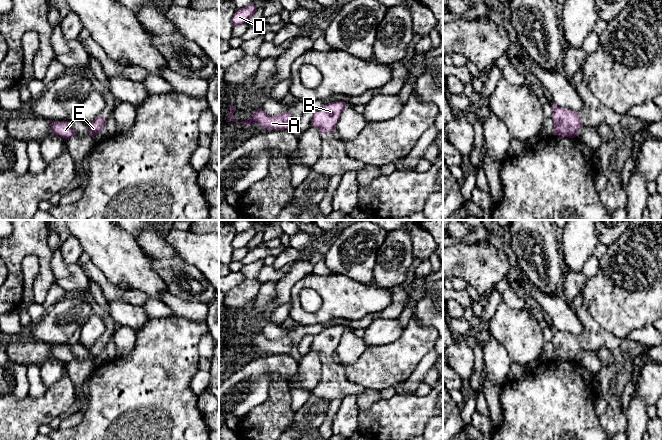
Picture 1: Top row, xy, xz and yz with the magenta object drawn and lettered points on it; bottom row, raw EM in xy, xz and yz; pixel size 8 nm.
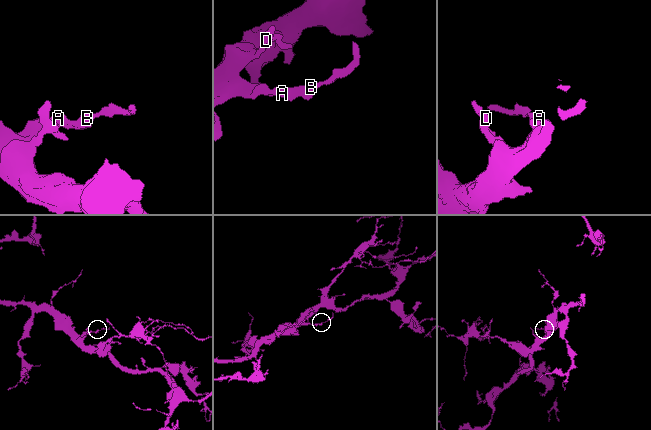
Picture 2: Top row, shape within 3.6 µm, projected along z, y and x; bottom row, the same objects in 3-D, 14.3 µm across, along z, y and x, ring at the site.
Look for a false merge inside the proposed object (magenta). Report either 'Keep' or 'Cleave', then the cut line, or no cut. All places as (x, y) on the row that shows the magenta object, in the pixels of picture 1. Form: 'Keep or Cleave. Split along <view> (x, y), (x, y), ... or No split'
Keep. No split

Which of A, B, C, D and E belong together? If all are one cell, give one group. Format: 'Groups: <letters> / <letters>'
Groups: A B C D E

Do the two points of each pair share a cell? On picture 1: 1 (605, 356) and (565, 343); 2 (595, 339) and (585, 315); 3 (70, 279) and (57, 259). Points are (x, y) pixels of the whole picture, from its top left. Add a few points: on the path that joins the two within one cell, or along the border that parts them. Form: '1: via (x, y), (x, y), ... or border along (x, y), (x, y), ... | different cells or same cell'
1: border along (593, 349), (606, 347), (612, 351) | different cells
2: via (593, 333), (588, 321) | same cell
3: via (65, 274), (58, 264) | same cell

